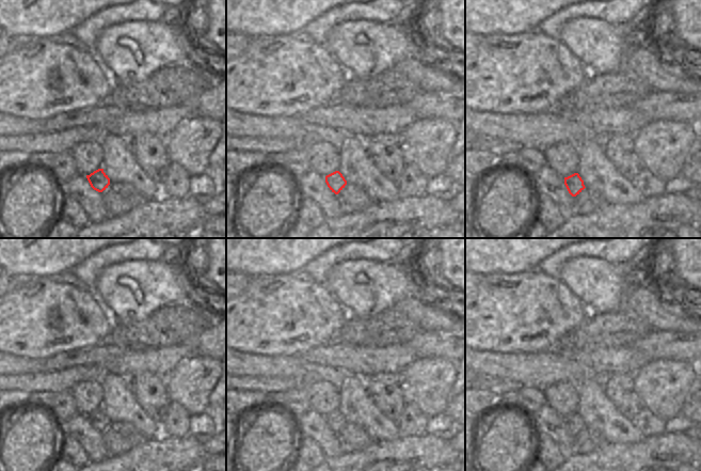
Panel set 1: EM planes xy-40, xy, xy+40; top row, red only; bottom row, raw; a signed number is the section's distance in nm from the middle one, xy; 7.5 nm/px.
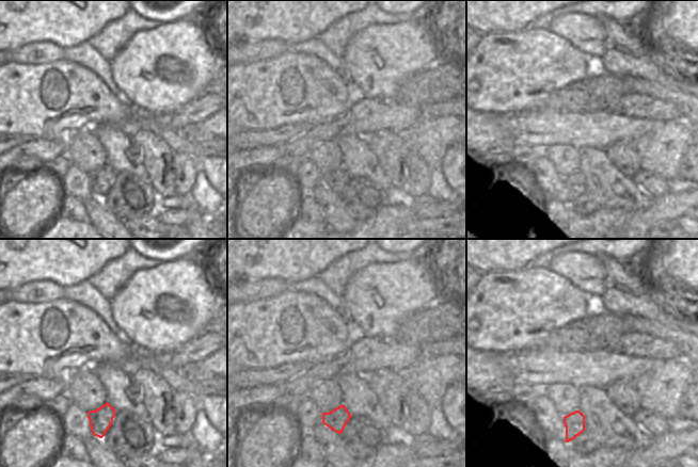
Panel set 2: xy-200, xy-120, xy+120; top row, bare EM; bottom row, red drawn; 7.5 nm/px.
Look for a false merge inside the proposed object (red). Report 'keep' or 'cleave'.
keep

